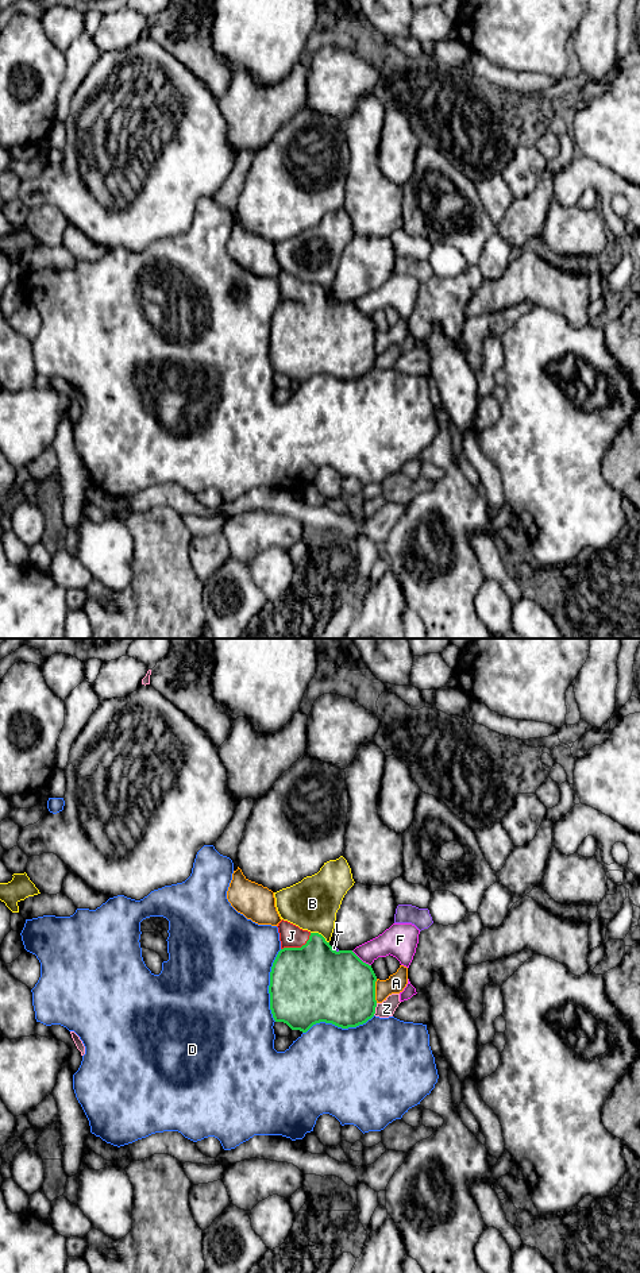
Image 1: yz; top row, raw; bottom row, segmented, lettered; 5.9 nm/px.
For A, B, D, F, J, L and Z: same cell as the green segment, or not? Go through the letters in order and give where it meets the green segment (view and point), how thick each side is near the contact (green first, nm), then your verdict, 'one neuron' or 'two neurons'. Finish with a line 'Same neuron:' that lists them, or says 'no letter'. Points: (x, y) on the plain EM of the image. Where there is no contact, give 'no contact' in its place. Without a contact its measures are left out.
A: meets green in yz at (374, 343); 440 nm thick on the green side, 120 nm on the other; two neurons
B: meets green in yz at (320, 286); 380 nm thick on the green side, 300 nm on the other; two neurons
D: meets green in yz at (269, 338); 460 nm thick on the green side, 500 nm on the other; two neurons
F: meets green in yz at (359, 311); 440 nm thick on the green side, 190 nm on the other; two neurons
J: meets green in yz at (297, 300); 460 nm thick on the green side, 140 nm on the other; one neuron
L: meets green in yz at (335, 303); 460 nm thick on the green side, 20 nm on the other; two neurons
Z: meets green in yz at (374, 361); 420 nm thick on the green side, 100 nm on the other; two neurons
Same neuron: J

